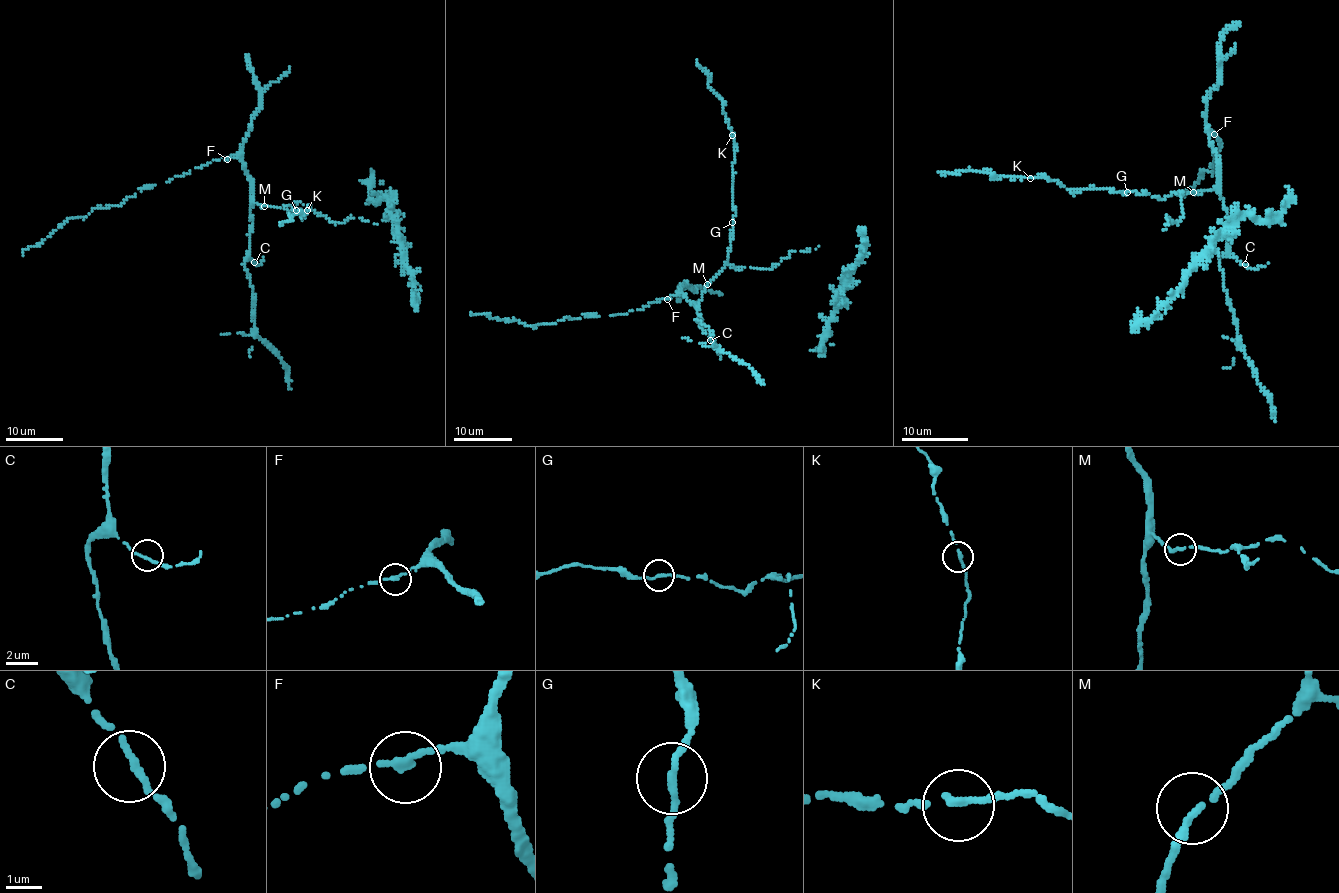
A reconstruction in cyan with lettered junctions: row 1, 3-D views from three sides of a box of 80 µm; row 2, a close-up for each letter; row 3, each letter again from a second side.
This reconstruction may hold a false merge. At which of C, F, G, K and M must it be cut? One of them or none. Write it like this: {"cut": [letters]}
{"cut": []}

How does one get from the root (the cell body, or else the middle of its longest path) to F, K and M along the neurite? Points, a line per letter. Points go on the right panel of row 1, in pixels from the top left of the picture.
F: (1218, 185), (1217, 157), (1210, 135), (1213, 132), (1215, 135)
K: (1218, 185), (1201, 193), (1172, 193), (1159, 199), (1098, 188), (1070, 192), (1044, 177), (1030, 178)
M: (1218, 185), (1201, 193), (1193, 192)

